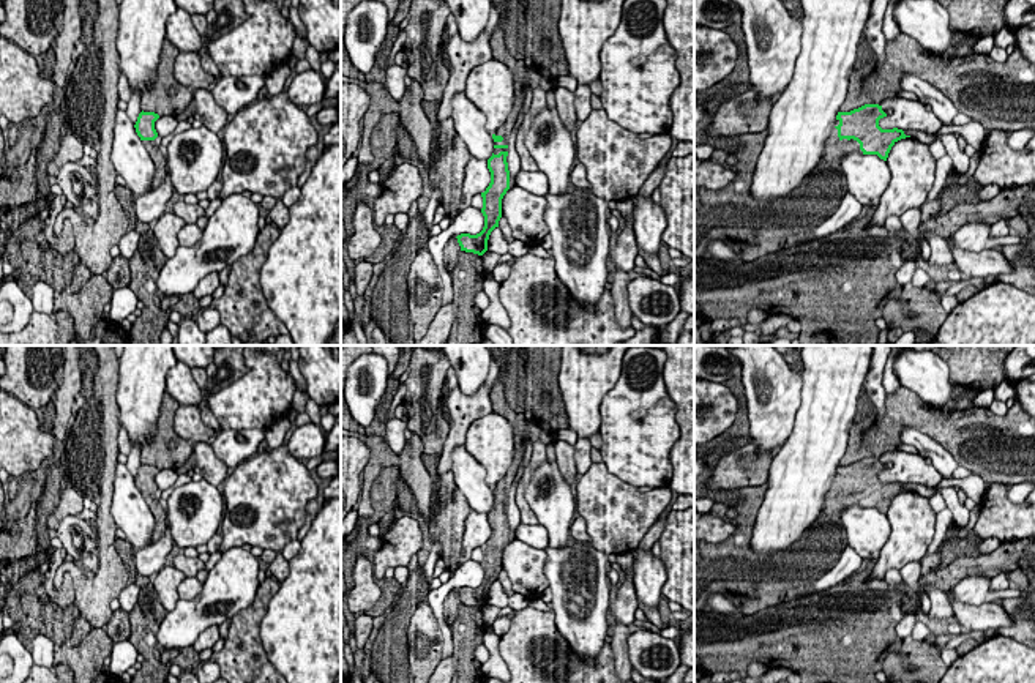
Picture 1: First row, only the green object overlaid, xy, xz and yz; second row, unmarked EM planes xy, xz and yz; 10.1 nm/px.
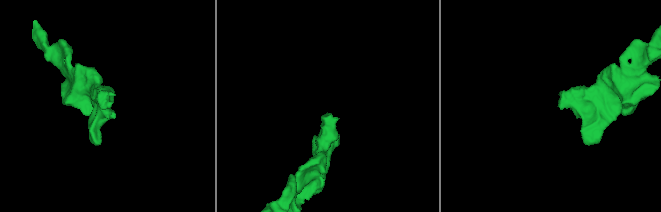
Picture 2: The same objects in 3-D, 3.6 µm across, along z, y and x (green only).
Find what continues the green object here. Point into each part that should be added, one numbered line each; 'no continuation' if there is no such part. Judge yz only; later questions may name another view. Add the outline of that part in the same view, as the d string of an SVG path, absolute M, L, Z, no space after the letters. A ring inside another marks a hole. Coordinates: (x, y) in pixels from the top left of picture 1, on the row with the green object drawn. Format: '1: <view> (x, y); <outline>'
1: yz (751, 229); M833 128L814 172L790 196L772 203L751 197L756 162L767 132L724 139L712 161L726 164L737 158L737 177L721 189L694 186L694 257L710 259L710 241L723 241L742 262L783 249L789 235L805 235L825 222L847 194L841 158L858 151L854 139L839 139Z

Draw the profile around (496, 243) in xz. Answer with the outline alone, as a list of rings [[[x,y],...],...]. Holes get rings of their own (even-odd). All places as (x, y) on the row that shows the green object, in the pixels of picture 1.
[[[495,227],[491,235],[489,235],[489,240],[488,240],[488,251],[489,252],[495,252],[495,254],[508,254],[508,243],[506,240],[503,238],[503,233],[499,227]]]

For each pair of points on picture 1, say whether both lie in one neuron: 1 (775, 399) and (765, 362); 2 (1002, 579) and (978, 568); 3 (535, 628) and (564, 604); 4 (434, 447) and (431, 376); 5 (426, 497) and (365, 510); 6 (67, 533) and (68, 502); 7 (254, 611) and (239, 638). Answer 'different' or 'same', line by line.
1: same
2: different
3: different
4: same
5: same
6: different
7: same

